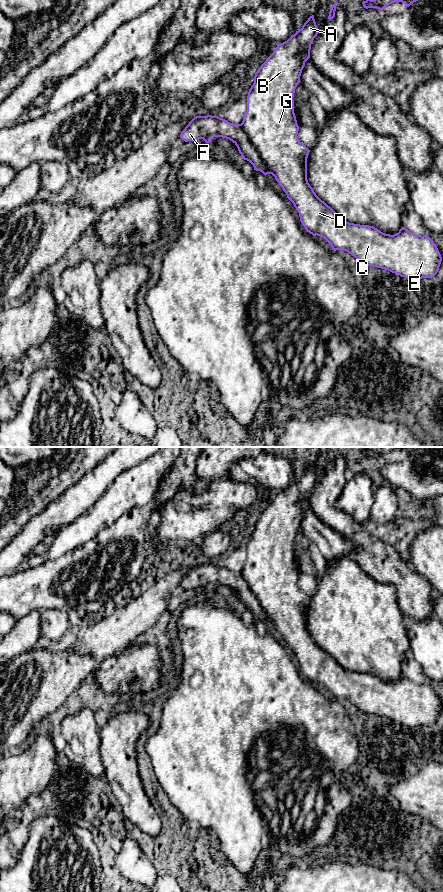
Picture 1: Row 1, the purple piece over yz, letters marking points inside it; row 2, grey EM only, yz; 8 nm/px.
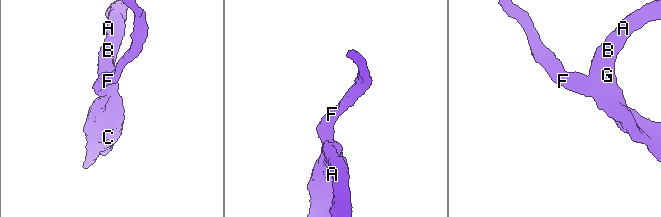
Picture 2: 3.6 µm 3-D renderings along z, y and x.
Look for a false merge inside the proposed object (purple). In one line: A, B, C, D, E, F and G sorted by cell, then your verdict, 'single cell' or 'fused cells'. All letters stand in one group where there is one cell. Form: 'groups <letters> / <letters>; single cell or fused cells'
groups A B C D E F G; single cell

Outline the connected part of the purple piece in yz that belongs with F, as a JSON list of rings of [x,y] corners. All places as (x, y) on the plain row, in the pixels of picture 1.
[[[312,463],[301,477],[287,489],[277,493],[255,521],[254,531],[246,547],[247,559],[241,572],[232,572],[218,564],[196,564],[181,580],[180,586],[185,590],[203,587],[209,591],[214,585],[232,589],[243,607],[253,613],[254,618],[265,624],[272,622],[275,625],[298,659],[306,679],[313,684],[323,685],[332,698],[346,699],[364,713],[388,718],[411,729],[432,726],[439,718],[442,705],[430,685],[416,683],[404,675],[398,681],[390,683],[373,674],[349,671],[322,649],[308,631],[307,606],[310,598],[297,584],[299,574],[294,561],[293,545],[305,510],[310,506],[311,492],[318,481],[319,477]]]

